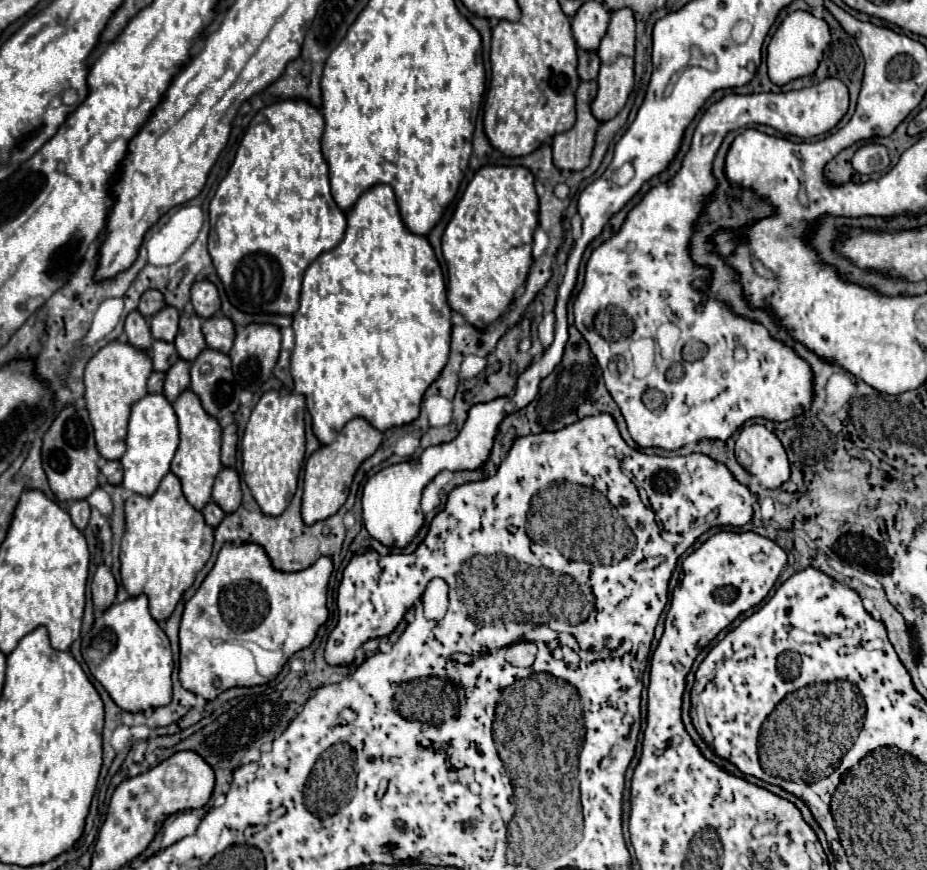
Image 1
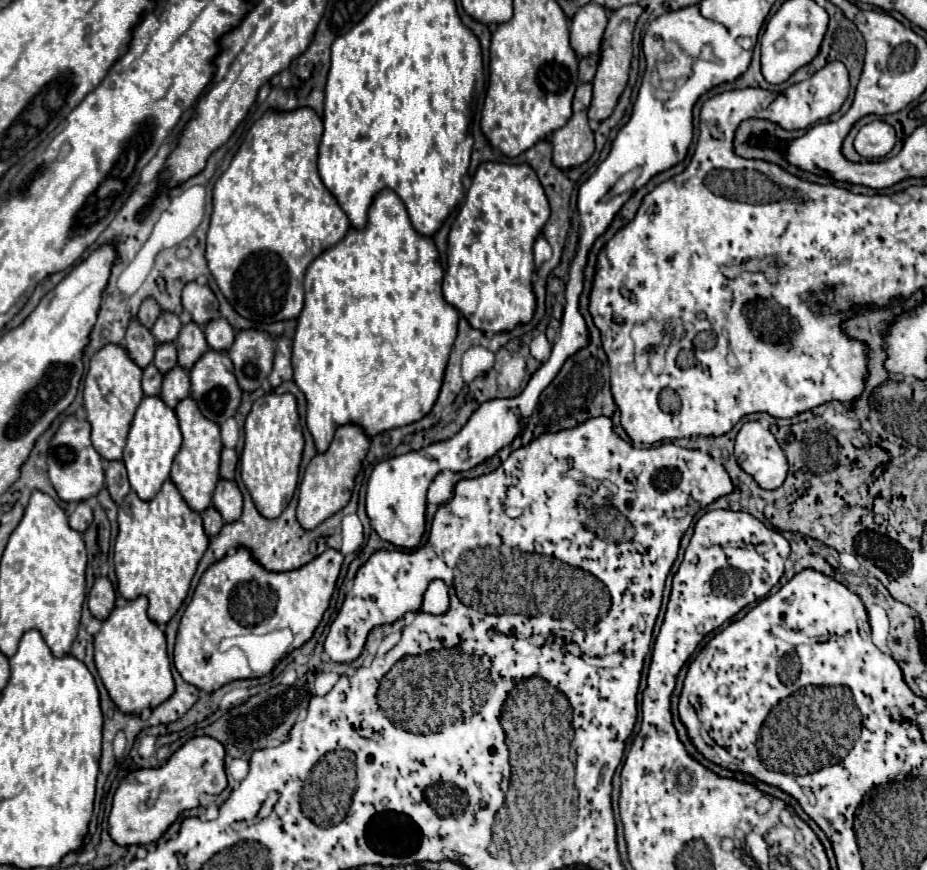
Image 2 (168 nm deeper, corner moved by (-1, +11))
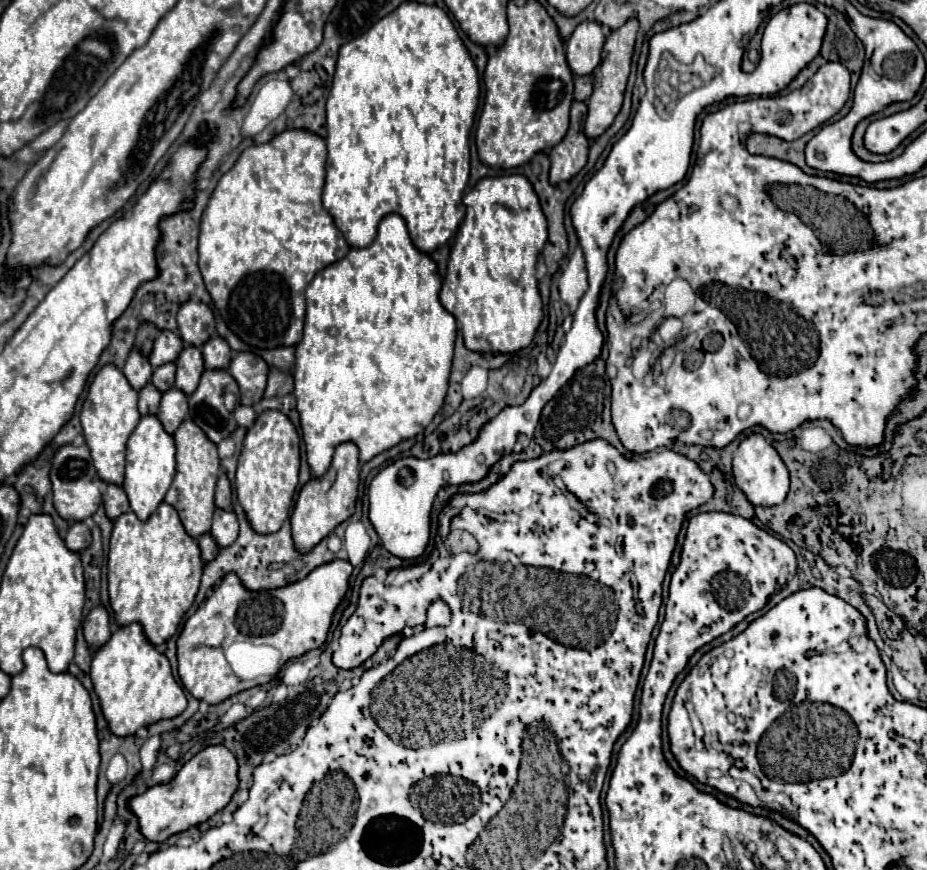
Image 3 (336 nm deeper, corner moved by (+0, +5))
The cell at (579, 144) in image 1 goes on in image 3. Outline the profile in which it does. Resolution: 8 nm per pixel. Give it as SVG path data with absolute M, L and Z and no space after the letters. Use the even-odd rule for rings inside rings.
M573 102L571 126L569 126L565 138L549 152L551 182L555 186L563 180L571 180L587 164L589 140L583 132L585 116L587 116L587 104L585 102Z

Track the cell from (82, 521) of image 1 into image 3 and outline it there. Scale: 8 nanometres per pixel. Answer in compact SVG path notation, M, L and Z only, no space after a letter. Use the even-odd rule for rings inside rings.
M73 522L65 534L65 544L73 552L81 552L91 544L91 530L85 522Z

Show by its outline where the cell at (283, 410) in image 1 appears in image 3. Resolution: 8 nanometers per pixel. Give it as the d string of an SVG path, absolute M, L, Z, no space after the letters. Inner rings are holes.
M265 410L257 416L255 424L247 430L243 452L237 464L237 498L245 514L259 534L271 534L281 528L289 516L293 494L299 474L299 434L291 420L279 410Z

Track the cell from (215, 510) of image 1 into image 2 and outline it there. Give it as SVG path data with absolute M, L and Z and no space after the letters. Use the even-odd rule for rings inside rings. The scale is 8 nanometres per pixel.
M216 508L204 510L204 512L202 512L202 522L204 522L204 532L206 532L208 538L214 538L214 536L220 532L220 528L224 526L222 516L216 512Z

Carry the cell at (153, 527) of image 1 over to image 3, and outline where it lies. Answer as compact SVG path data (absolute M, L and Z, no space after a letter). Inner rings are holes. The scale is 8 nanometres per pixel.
M161 502L145 522L133 512L115 520L107 568L111 608L117 622L121 626L141 622L149 642L159 646L177 632L183 614L191 608L203 574L203 558L197 540L185 532L177 510Z

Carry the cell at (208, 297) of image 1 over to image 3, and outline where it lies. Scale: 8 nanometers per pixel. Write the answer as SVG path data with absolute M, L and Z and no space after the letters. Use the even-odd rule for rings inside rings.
M187 300L179 308L177 324L181 338L193 346L203 346L203 342L207 342L217 334L213 310L207 304L195 300Z

